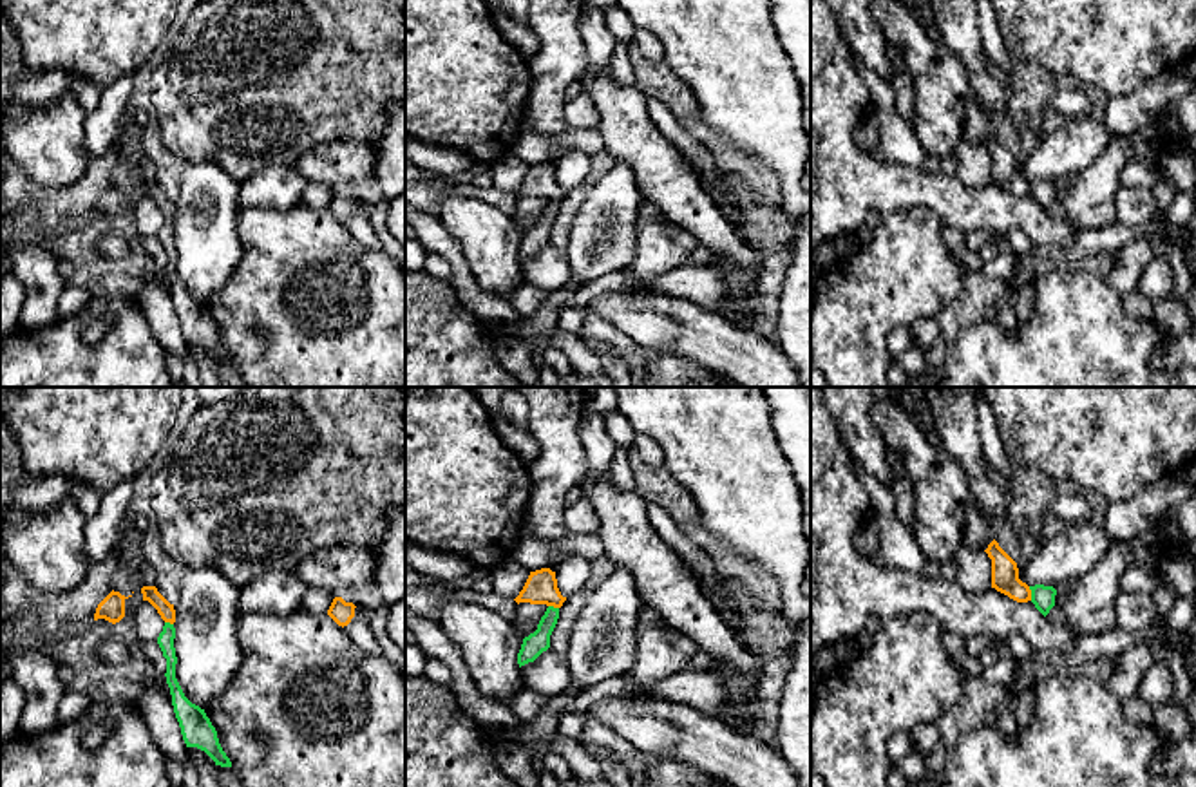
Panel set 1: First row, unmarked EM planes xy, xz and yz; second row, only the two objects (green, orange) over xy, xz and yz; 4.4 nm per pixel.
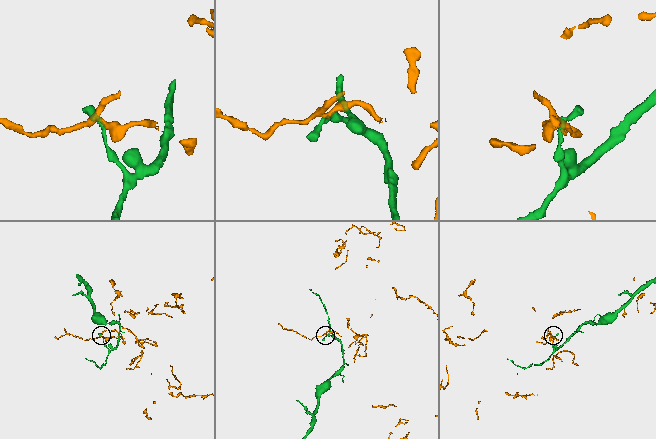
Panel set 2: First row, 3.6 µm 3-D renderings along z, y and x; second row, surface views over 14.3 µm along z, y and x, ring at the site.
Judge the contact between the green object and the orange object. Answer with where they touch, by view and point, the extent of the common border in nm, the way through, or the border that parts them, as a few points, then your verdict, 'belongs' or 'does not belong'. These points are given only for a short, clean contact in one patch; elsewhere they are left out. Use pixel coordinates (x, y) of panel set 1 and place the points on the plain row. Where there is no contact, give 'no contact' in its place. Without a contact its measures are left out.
meets green in yz at (1032, 189); contact 70 nm long; border along yz (1028, 181), (1032, 194); does not belong

